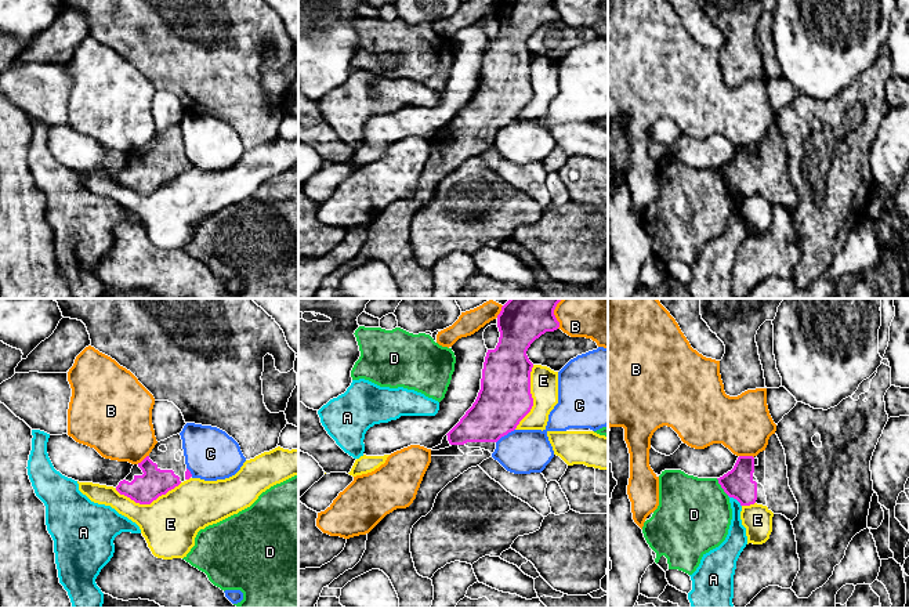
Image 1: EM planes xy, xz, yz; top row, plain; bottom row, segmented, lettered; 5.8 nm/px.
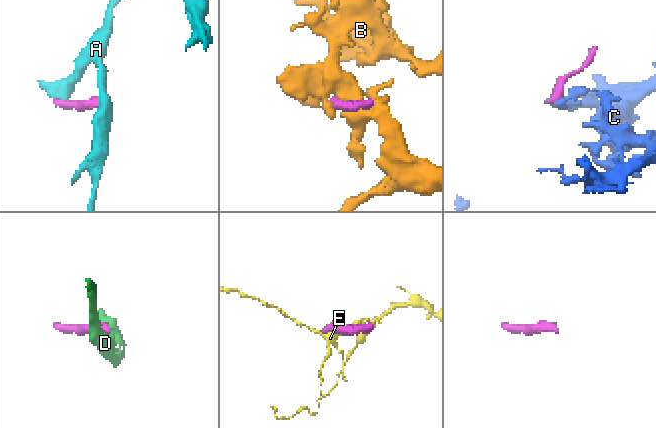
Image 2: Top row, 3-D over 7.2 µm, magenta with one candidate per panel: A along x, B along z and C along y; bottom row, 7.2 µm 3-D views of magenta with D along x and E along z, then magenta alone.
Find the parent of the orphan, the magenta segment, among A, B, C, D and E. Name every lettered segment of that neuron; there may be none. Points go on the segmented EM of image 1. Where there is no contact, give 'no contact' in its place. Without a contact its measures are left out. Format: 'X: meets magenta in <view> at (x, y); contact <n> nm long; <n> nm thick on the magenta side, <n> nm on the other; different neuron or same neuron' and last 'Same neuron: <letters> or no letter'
A: meets magenta in yz at (735, 498); contact 100 nm long; 170 nm thick on the magenta side, 120 nm on the other; different neuron
B: meets magenta in yz at (746, 456); contact 90 nm long; 170 nm thick on the magenta side, 320 nm on the other; different neuron
C: meets magenta in xz at (504, 434); contact 140 nm long; 300 nm thick on the magenta side, 260 nm on the other; different neuron
D: meets magenta in yz at (721, 487); contact 130 nm long; 170 nm thick on the magenta side, 440 nm on the other; different neuron
E: meets magenta in xy at (148, 503); contact 400 nm long; 170 nm thick on the magenta side, 320 nm on the other; different neuron
Same neuron: no letter

